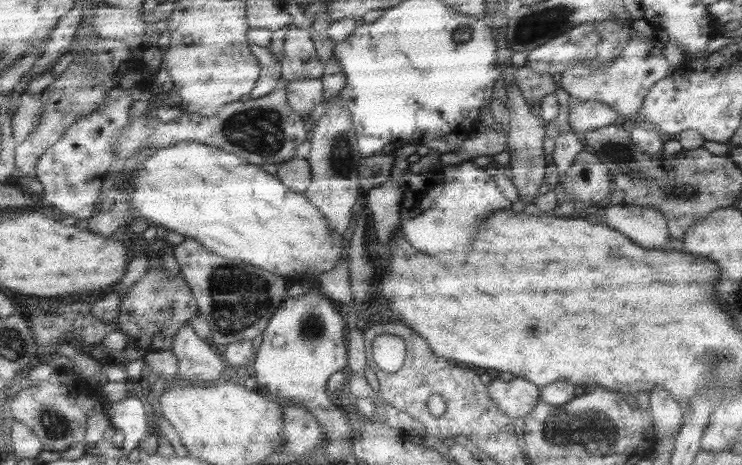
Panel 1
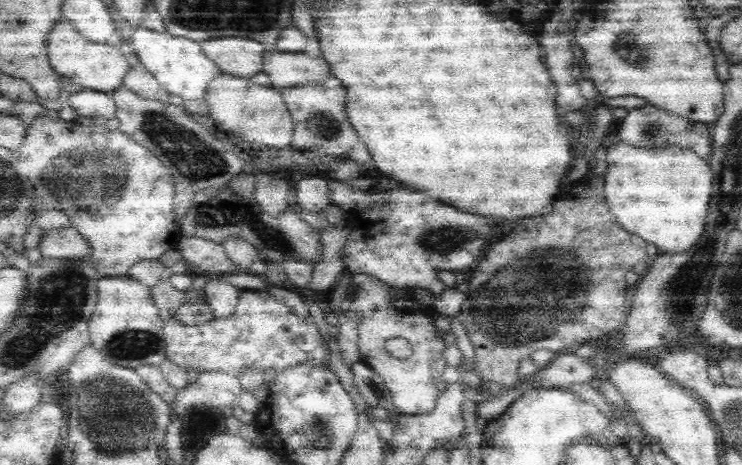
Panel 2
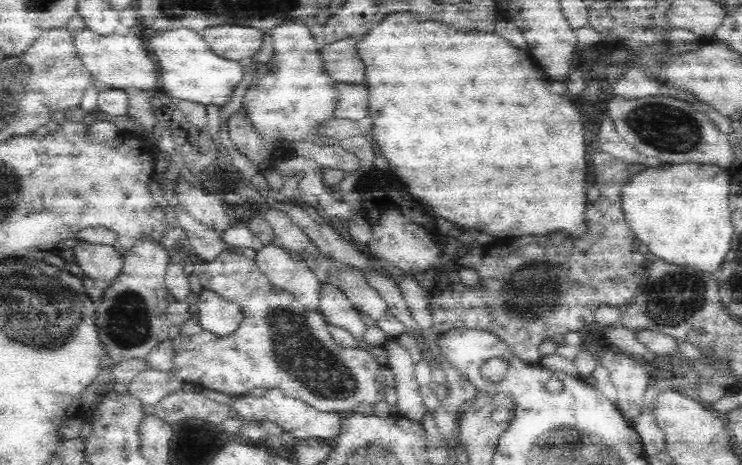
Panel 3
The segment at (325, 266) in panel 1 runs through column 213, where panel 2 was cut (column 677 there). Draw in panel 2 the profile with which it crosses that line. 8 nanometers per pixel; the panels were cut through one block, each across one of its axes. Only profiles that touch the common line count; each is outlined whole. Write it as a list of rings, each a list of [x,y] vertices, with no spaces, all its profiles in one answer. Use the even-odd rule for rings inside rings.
[[[622,139],[606,149],[606,205],[622,228],[656,244],[658,253],[688,251],[706,226],[702,220],[713,192],[708,160],[682,147],[636,147]]]

